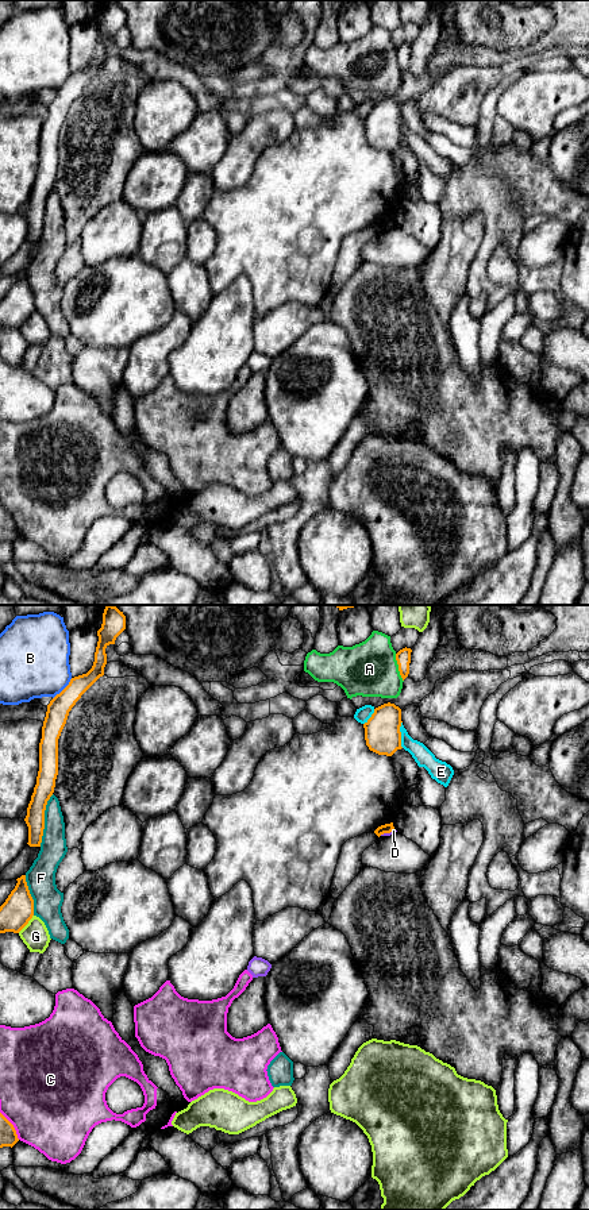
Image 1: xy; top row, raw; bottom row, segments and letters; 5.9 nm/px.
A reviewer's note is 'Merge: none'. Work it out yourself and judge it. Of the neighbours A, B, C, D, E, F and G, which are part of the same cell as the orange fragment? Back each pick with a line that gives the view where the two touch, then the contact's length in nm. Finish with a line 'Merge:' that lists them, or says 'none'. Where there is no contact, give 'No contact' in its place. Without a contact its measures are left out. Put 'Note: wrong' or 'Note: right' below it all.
Merge: none
Note: right

